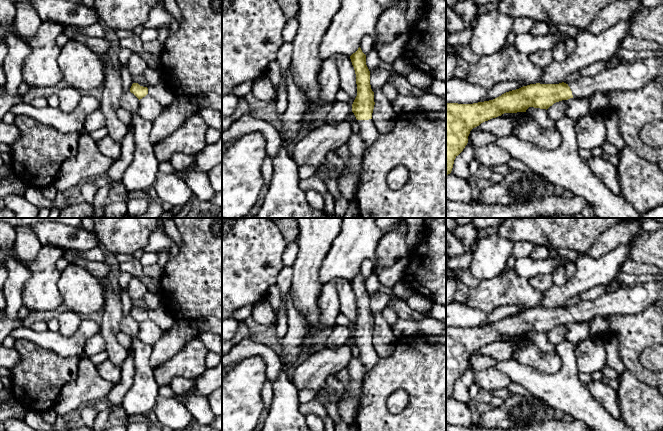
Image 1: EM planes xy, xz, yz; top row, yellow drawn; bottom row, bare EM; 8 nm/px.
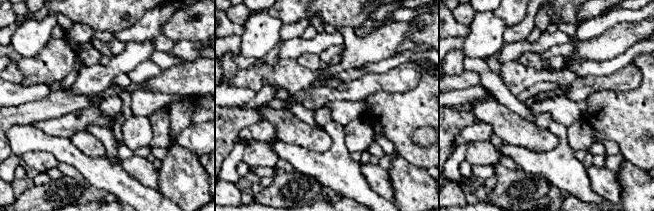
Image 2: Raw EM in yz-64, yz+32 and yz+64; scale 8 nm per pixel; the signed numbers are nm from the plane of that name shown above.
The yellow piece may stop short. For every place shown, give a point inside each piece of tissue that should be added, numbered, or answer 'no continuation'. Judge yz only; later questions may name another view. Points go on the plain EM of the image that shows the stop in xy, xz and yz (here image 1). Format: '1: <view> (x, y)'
1: yz (635, 299)

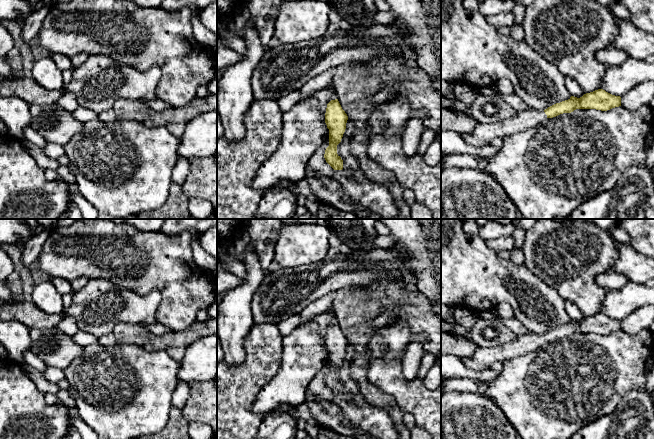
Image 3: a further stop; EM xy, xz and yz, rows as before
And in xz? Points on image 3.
no continuation

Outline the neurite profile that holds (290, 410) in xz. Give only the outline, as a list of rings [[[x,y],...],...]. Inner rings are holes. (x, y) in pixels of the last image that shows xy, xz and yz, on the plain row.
[[[282,404],[278,408],[272,410],[269,415],[276,415],[279,411],[285,410],[286,416],[291,417],[295,422],[297,421],[296,417],[294,416],[294,412],[296,411],[294,407],[290,406],[289,404]]]

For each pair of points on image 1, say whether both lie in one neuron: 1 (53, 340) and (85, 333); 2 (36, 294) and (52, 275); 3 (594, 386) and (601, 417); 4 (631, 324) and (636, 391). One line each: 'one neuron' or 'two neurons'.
1: one neuron
2: one neuron
3: two neurons
4: two neurons

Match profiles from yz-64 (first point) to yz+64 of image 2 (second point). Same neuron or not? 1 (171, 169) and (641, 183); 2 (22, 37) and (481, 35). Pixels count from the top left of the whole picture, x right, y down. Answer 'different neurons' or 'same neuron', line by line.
1: same neuron
2: same neuron

